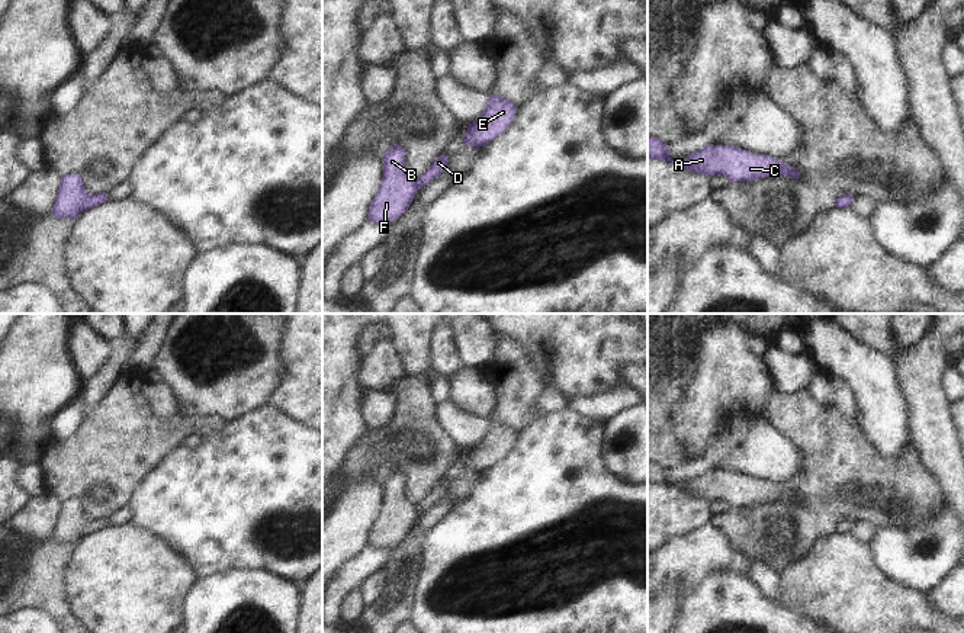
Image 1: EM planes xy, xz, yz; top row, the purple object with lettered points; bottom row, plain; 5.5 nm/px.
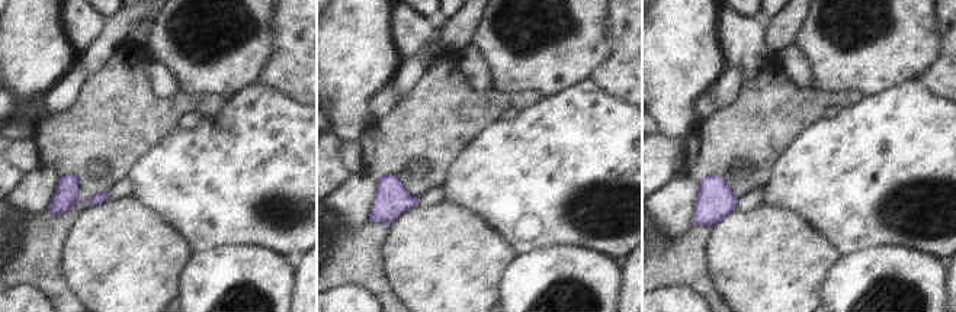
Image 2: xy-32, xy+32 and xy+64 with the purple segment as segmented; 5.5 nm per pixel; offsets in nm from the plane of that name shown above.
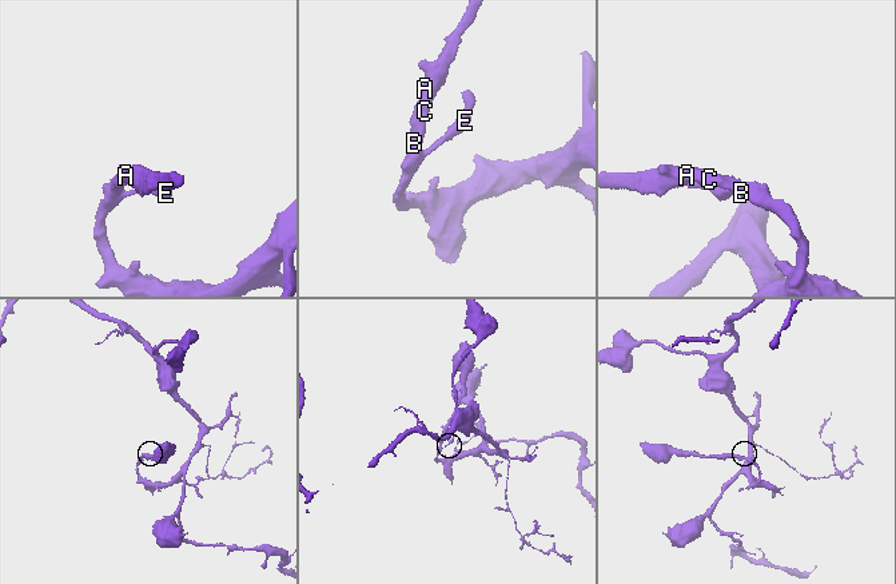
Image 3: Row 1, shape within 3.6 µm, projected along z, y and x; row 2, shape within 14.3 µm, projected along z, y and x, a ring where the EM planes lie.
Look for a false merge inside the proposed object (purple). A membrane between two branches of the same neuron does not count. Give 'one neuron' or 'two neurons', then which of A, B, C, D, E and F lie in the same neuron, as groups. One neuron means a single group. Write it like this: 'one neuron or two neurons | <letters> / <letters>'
one neuron | A B C D E F

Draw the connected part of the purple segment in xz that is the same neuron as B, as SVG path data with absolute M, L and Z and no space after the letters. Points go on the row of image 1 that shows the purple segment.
M395 144L383 155L382 184L369 206L367 219L389 224L398 219L411 205L420 189L437 179L449 167L441 154L418 179L412 179L405 168L405 150Z

